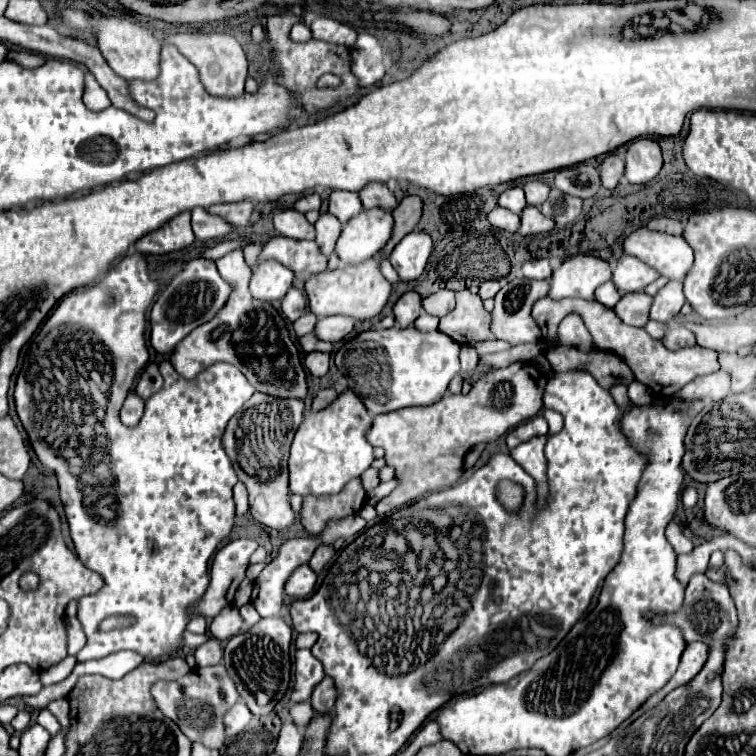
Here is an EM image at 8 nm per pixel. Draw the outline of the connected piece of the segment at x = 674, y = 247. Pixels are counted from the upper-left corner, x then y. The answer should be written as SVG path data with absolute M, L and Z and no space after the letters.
M647 227L635 229L623 239L623 251L641 259L669 279L681 281L689 265L693 265L693 249L679 235L649 231Z

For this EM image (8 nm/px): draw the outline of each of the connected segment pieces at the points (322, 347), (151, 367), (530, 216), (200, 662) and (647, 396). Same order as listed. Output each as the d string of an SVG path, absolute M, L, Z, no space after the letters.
M313 333L299 337L299 345L303 347L303 351L305 351L305 353L311 353L311 351L327 351L327 353L329 353L329 351L333 349L333 345L331 345L331 343L325 343L325 341L317 339Z
M149 363L143 369L143 373L141 373L141 377L139 377L137 385L135 385L135 393L139 397L143 397L143 399L149 399L161 387L163 387L163 379L161 379L161 373L157 369L157 363Z
M525 207L525 211L521 213L521 227L519 227L519 235L537 235L537 233L547 233L553 229L553 219L545 217L537 207Z
M209 637L203 645L199 645L195 649L195 659L197 659L197 667L209 667L209 665L221 663L223 649L221 649L219 641L215 637Z
M633 381L633 383L629 385L629 399L631 399L631 403L635 403L635 405L647 405L647 403L651 403L651 393L647 391L647 387L645 387L643 383Z

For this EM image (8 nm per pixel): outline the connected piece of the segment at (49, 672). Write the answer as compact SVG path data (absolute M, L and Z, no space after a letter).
M65 657L61 663L57 663L57 665L49 667L49 669L45 669L45 671L41 671L41 673L39 673L39 681L41 681L41 685L53 685L53 683L63 681L65 677L71 675L75 663L77 663L75 657Z

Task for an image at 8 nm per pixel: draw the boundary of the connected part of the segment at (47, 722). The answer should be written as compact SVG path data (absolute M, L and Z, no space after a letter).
M41 709L39 717L37 717L37 723L39 723L41 727L45 727L45 729L47 729L51 735L57 735L57 733L61 731L59 721L55 719L55 715L53 715L49 709Z

